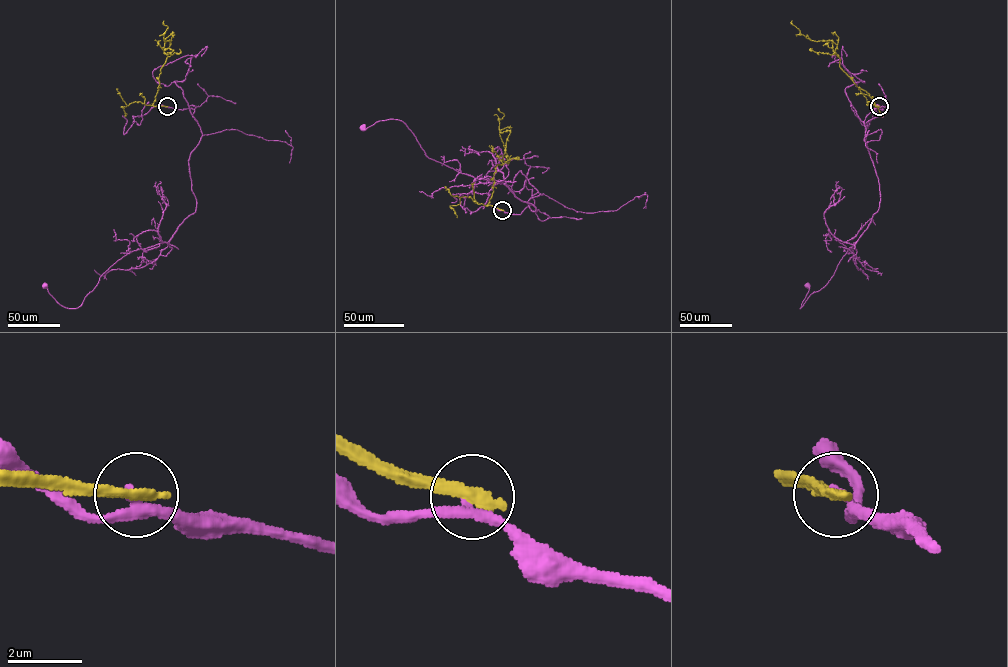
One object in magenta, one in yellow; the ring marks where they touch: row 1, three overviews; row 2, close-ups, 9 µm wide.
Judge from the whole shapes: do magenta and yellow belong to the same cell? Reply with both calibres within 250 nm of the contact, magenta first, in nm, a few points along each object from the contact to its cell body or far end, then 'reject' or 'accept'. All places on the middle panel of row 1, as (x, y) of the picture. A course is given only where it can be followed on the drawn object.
calibres 260 and 380 nm; course magenta (502, 210), (520, 214), (543, 194), (528, 201), (535, 211), (503, 183), (429, 158), (398, 119), (362, 127); course yellow (503, 210), (487, 205), (495, 166), (503, 163), (499, 159), (507, 160), (499, 129), (504, 115), (499, 110); reject

